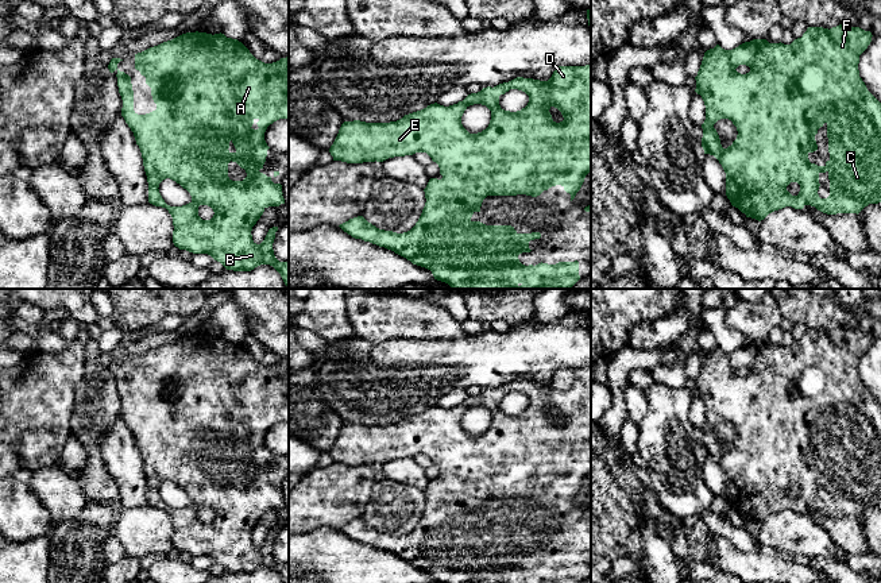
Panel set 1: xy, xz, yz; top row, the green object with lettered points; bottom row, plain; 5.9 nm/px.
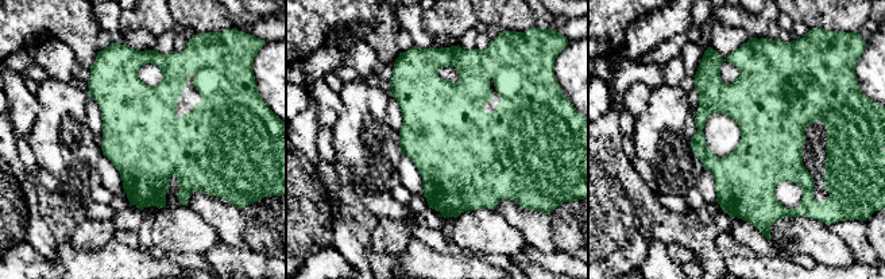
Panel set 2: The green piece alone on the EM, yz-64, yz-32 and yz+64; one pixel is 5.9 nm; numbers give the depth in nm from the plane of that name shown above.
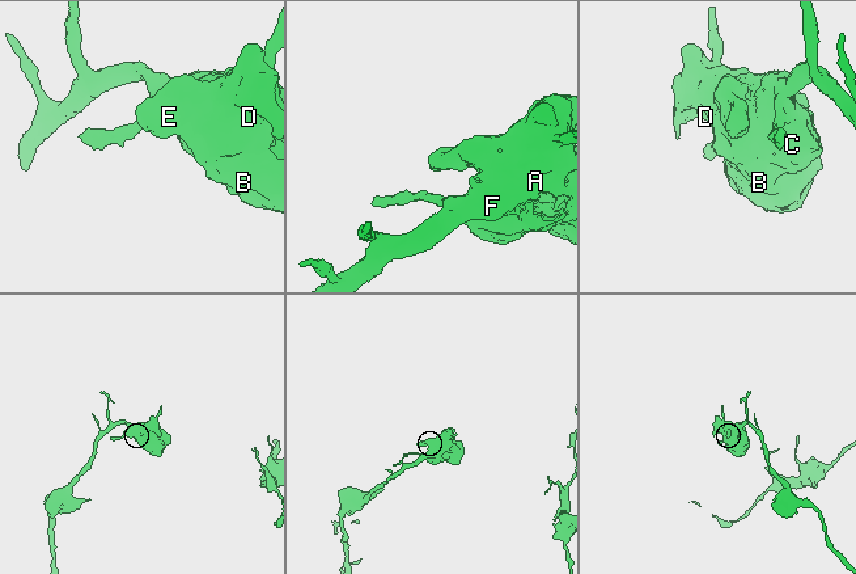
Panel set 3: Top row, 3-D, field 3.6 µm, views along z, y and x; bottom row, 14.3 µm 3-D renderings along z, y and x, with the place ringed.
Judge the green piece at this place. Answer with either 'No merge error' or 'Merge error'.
No merge error

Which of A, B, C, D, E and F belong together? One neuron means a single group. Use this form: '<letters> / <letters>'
A B C D E F

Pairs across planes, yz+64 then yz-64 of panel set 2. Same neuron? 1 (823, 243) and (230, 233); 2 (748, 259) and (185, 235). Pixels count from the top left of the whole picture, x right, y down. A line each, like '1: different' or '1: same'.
1: different
2: different

